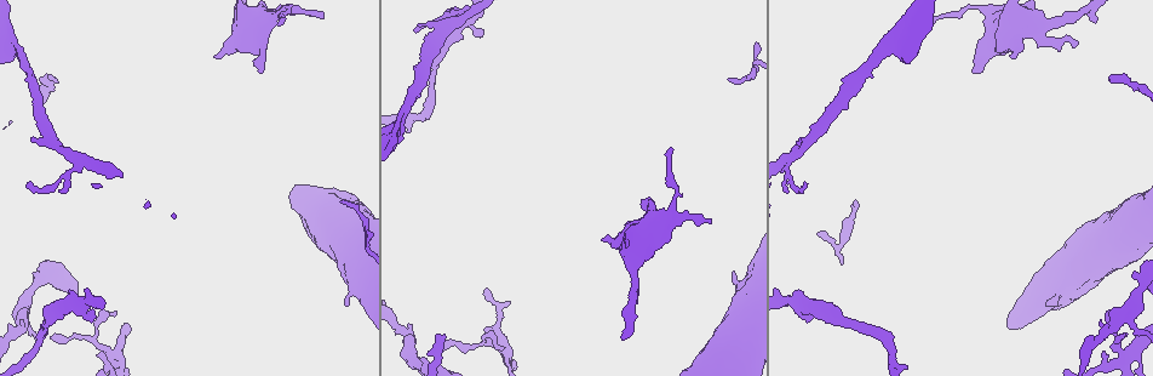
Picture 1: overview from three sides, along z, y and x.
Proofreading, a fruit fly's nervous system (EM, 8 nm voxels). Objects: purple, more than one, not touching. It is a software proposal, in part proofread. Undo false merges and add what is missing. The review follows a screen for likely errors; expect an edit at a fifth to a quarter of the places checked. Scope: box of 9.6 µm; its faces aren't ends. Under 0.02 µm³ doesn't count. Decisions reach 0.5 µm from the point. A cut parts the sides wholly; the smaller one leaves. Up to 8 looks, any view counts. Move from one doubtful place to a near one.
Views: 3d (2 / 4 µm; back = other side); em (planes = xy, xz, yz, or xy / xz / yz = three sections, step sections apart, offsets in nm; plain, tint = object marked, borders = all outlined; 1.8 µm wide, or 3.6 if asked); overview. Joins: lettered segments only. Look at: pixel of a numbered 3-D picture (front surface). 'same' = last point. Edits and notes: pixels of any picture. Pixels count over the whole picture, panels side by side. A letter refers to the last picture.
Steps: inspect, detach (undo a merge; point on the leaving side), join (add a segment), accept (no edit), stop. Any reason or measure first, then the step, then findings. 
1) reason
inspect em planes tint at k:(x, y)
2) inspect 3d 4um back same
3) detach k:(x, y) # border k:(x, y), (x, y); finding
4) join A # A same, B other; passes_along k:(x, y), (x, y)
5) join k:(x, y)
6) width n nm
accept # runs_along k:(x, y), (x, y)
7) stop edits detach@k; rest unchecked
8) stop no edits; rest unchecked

inspect 3d 4um back at 1:(90, 320)

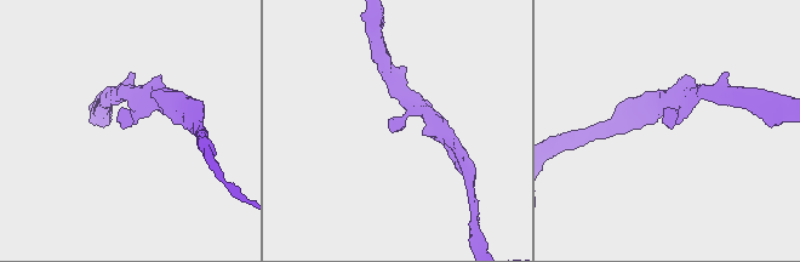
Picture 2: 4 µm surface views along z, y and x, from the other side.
inspect em xy step 8 borders at 2:(396, 128)

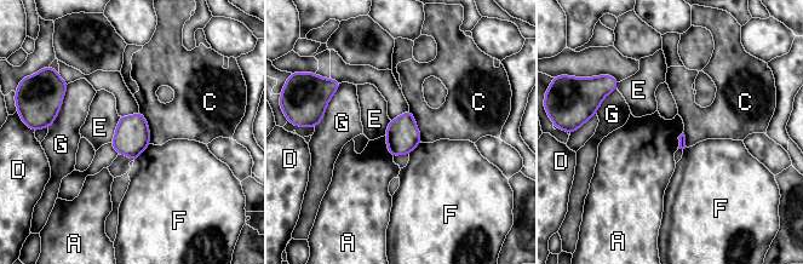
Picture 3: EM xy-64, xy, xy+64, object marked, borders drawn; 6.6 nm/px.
accept # A other, C other, D other, E other, F other, G other; border 3:(384, 136), (388, 151), (393, 156); none of them fits

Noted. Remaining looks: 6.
free end
inspect em planes borders at 1:(349, 302)

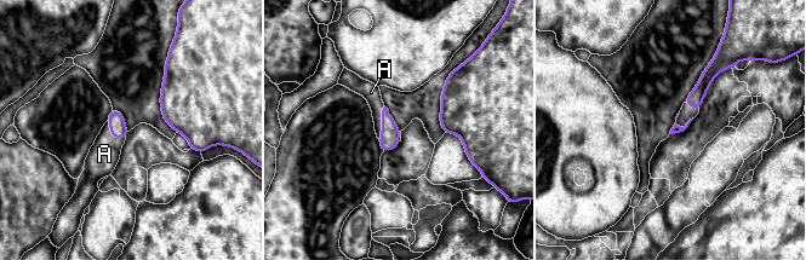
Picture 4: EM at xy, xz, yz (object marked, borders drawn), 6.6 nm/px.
join 4:(371, 92) # A same; passes_along 4:(389, 140), (382, 122), (371, 92); it goes on there

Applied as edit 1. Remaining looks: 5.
redraw
inspect overview

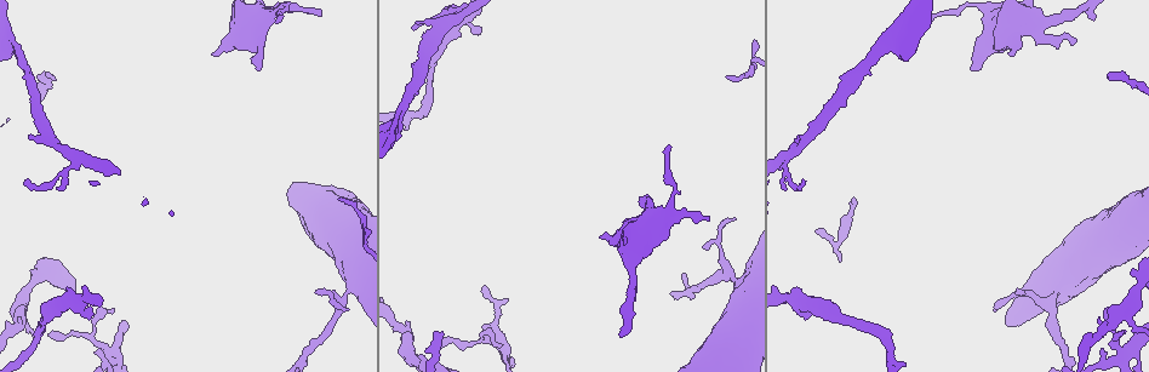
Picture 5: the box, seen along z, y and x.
an open end
inspect 3d 4um at 5:(970, 67)

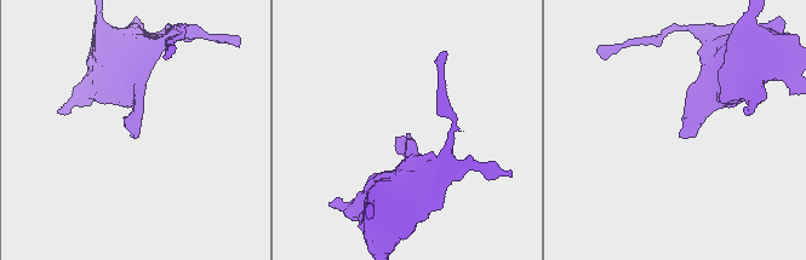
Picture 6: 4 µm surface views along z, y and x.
inspect em 3.6um xz step 8 tint at 6:(136, 137)

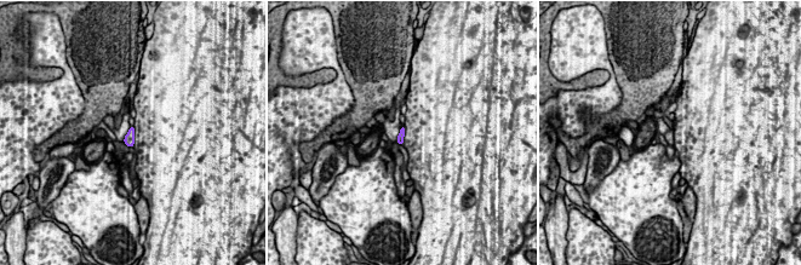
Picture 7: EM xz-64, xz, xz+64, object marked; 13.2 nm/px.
inspect em 3.6um xz step 8 borders same

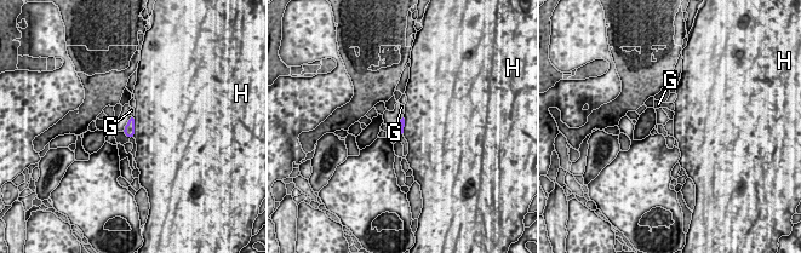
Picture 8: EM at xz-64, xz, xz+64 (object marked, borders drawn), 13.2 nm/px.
accept # G other, H other; border 8:(132, 116), (133, 137); no lettered segment goes on from it

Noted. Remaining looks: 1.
stop edits join@4; rest unchecked

